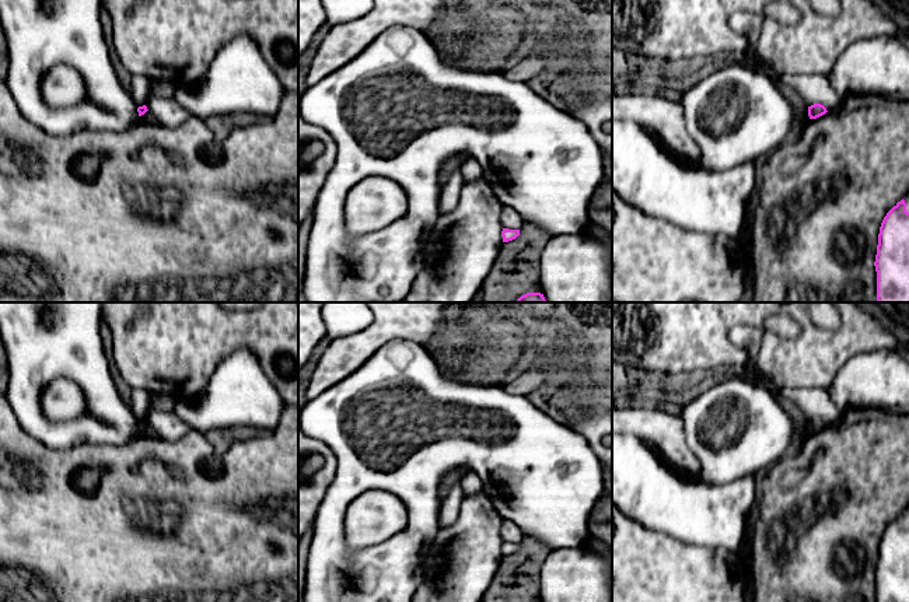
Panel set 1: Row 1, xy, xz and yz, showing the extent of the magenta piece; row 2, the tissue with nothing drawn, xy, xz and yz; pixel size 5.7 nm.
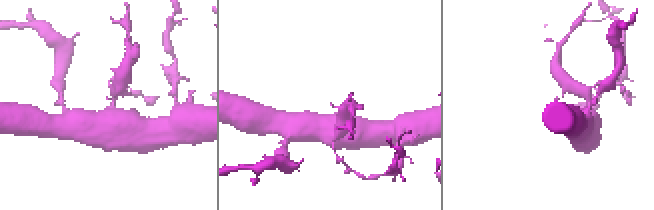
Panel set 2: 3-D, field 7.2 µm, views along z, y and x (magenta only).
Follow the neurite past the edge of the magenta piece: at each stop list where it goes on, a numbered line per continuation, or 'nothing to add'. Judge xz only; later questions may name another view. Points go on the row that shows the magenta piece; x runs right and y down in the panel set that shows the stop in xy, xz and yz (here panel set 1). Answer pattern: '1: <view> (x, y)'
nothing to add

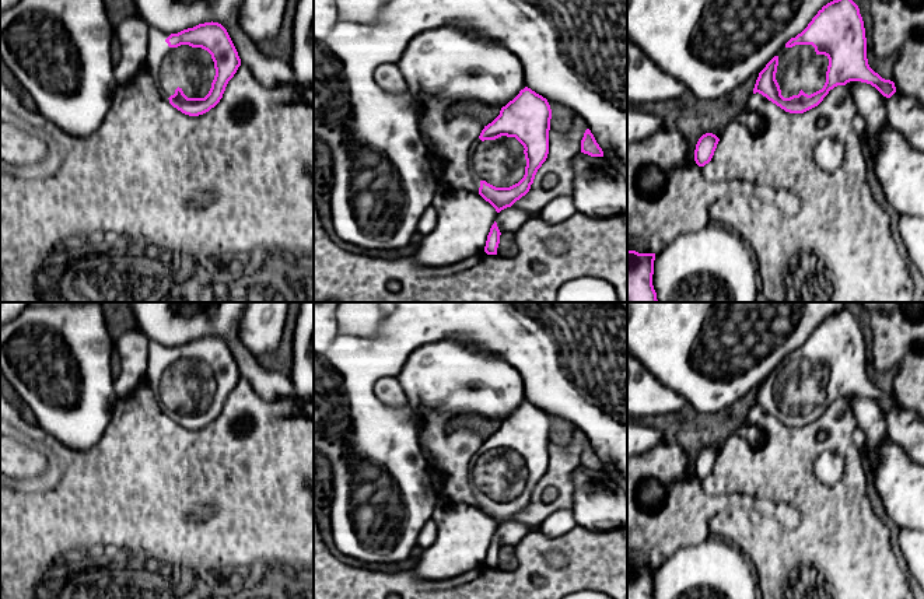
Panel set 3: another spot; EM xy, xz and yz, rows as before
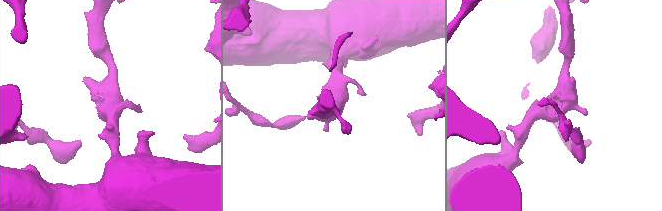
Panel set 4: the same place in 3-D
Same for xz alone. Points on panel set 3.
1: xz (501, 163)

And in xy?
1: xy (192, 69)

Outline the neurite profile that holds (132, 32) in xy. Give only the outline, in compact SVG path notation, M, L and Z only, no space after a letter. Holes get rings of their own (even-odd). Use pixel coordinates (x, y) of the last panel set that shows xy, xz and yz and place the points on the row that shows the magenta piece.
M137 11L115 21L115 36L120 45L120 57L115 64L118 84L132 80L140 67L146 64L148 31L150 28Z

